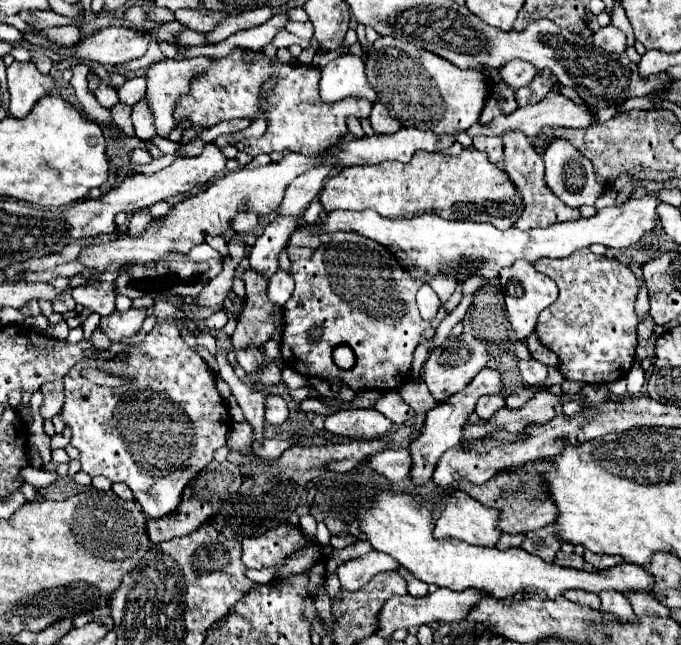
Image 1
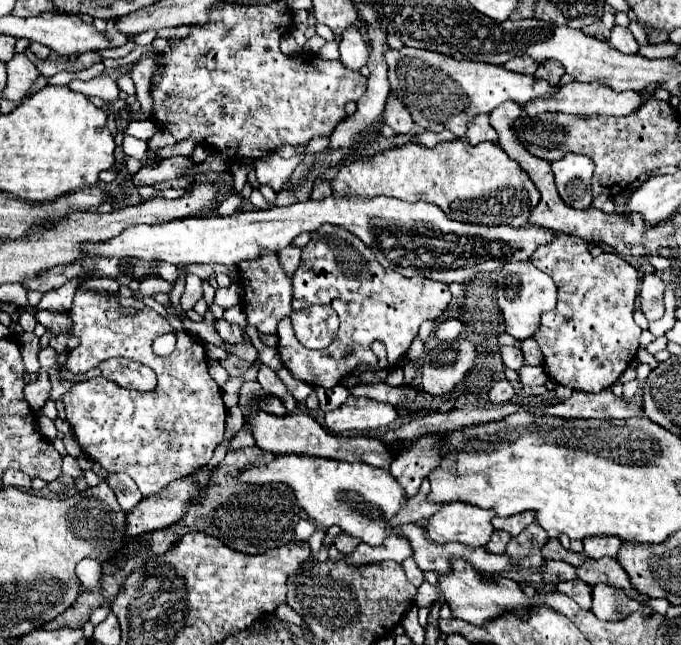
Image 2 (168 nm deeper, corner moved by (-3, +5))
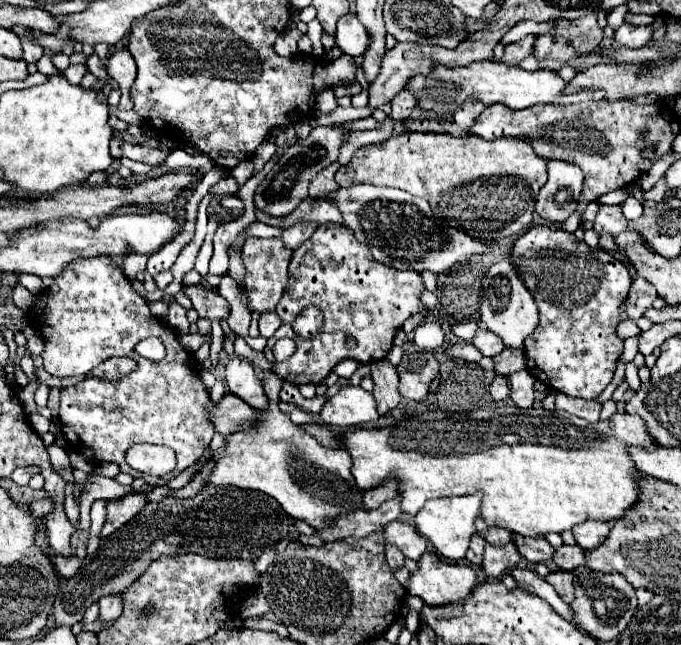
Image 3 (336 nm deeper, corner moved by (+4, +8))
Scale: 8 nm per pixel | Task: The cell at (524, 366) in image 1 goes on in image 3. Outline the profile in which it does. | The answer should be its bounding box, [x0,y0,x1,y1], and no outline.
[472,328,504,358]

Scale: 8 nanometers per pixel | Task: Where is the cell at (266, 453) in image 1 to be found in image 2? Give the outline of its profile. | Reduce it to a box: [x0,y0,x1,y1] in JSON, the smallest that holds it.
[231,423,255,449]

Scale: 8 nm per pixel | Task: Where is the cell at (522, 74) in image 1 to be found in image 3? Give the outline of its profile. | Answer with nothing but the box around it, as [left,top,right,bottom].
[502,34,534,66]

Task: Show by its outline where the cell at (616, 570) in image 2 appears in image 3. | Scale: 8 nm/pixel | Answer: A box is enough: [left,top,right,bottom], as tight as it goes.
[552,544,584,570]

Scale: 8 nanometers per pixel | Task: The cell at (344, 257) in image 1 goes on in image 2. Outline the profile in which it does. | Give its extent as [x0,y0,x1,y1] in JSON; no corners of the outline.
[277,225,449,387]

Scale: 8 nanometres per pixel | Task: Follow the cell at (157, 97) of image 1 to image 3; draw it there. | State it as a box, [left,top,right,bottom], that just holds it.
[106,48,136,110]

